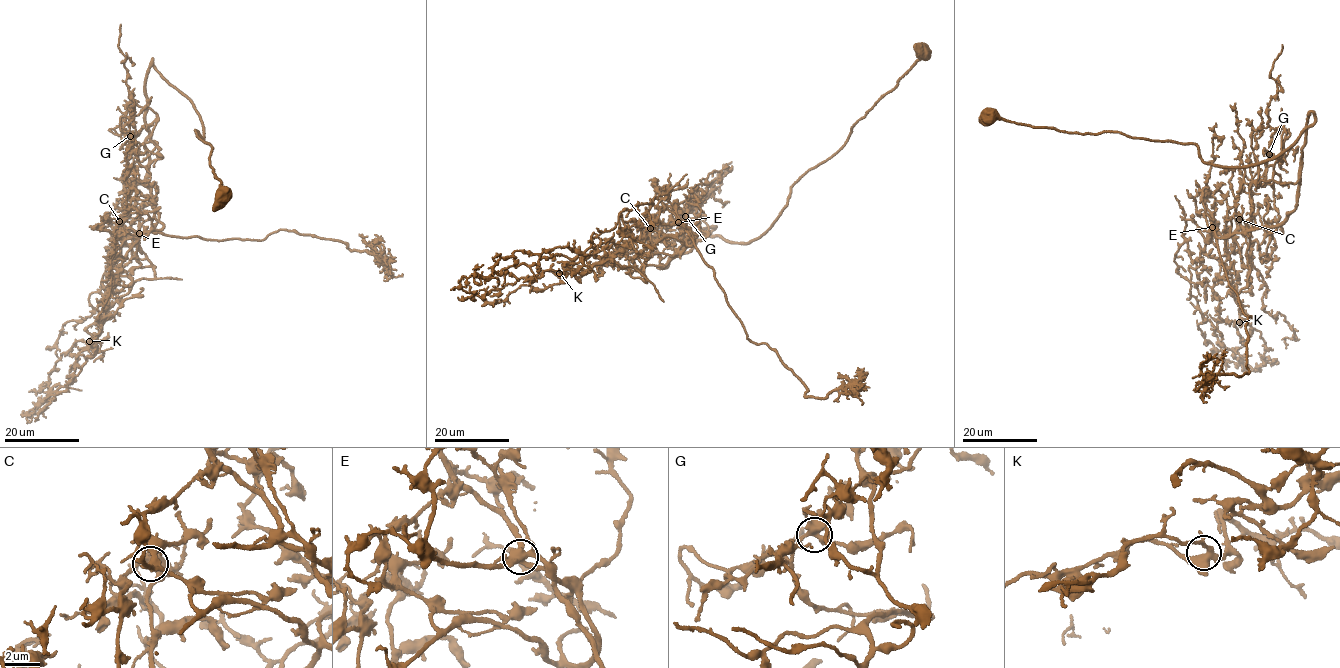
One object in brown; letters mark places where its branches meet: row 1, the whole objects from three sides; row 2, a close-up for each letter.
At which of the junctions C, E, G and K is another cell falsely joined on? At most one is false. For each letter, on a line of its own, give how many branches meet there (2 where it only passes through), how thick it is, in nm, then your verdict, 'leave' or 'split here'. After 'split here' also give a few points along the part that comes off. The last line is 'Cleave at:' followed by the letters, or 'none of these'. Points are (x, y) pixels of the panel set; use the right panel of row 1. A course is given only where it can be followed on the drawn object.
C: 5 branches meet; 400 nm thick; leave
E: 5 branches meet; 400 nm thick; split here; foreign part runs (1212, 227), (1229, 285), (1252, 317), (1245, 324), (1248, 371), (1239, 377), (1212, 377), (1201, 394), (1209, 397)
G: 5 branches meet; 420 nm thick; leave
K: 5 branches meet; 440 nm thick; leave
Cleave at: E

